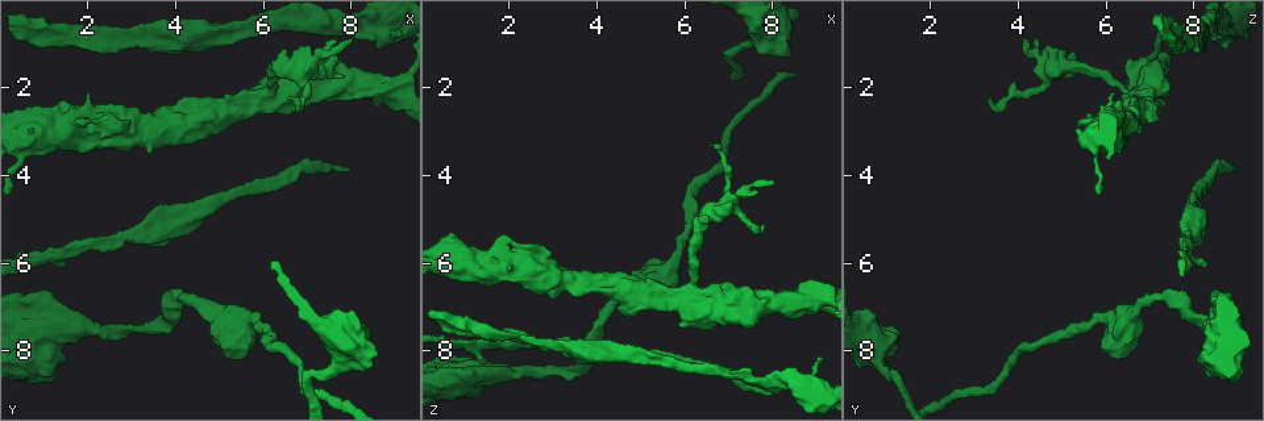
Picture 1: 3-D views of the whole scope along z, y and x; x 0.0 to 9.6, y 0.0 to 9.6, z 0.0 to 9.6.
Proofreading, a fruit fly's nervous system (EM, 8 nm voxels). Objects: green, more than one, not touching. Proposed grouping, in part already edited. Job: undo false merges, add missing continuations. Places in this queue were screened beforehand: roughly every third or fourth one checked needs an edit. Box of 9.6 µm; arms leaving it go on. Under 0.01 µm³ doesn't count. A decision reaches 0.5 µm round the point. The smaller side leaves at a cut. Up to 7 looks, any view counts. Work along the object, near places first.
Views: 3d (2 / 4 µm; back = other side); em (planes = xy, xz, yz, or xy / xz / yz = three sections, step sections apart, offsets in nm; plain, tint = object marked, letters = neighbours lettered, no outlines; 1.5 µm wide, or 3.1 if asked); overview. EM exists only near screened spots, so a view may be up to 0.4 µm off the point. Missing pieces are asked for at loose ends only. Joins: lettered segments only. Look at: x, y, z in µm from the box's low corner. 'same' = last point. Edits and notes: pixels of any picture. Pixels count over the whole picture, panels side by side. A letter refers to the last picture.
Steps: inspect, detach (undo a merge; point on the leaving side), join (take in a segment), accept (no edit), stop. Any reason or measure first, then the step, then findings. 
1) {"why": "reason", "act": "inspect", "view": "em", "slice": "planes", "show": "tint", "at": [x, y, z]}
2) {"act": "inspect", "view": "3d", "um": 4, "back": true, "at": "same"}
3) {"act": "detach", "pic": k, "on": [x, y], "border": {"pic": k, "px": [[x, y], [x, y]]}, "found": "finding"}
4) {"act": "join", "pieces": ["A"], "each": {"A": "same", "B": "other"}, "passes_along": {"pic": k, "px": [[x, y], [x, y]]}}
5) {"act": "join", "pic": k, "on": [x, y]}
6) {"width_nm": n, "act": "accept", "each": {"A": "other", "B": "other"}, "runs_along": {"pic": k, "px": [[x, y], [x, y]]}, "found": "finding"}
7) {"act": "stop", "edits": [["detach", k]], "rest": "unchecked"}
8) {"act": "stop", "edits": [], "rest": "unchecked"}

{"why": "calibre changes", "act": "inspect", "view": "em", "slice": "yz", "step": 8, "show": "tint", "at": [3.40, 5.35, 7.85]}

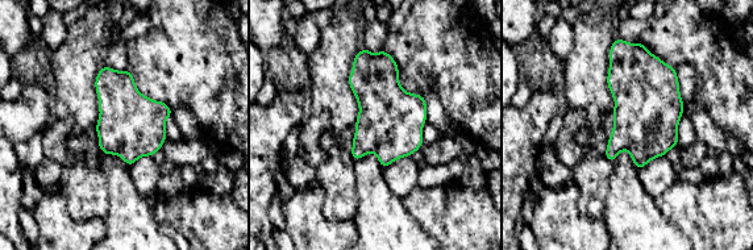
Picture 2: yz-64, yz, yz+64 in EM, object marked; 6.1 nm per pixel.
{"why": "cut it another way", "act": "inspect", "view": "em", "slice": "planes", "show": "letters", "at": "same"}

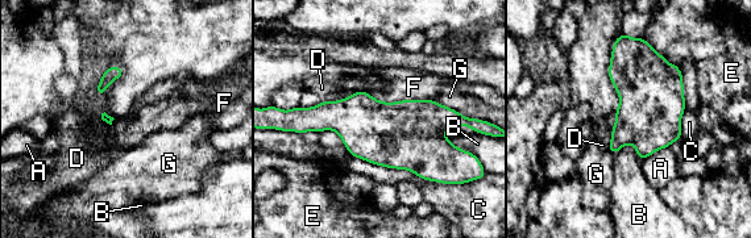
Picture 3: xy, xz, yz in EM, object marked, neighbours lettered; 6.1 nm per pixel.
{"width_nm": 400, "act": "accept", "each": {"A": "other", "B": "other", "C": "other", "D": "other", "E": "other", "F": "other", "G": "other"}, "found": "one cell here"}

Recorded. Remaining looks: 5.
{"why": "free end", "act": "inspect", "view": "em", "slice": "xy", "step": 4, "show": "letters", "at": [3.70, 1.20, 8.20]}

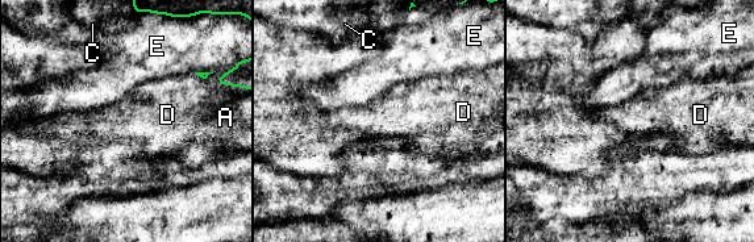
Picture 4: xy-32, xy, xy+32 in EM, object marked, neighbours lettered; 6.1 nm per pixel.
{"act": "inspect", "view": "em", "slice": "planes", "show": "letters", "at": "same"}

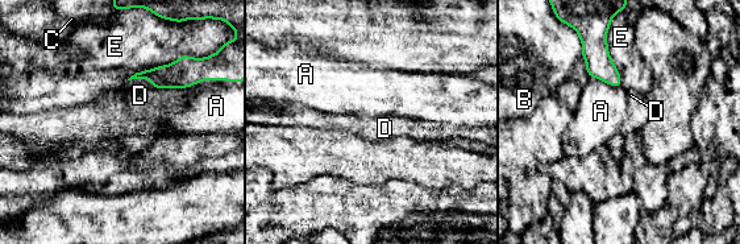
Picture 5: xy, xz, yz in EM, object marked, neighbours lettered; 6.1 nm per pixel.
{"act": "accept", "each": {"A": "other", "B": "other", "C": "other", "D": "other", "E": "other"}, "found": "none of them fits"}

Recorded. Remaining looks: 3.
{"why": "a fork", "act": "inspect", "view": "em", "slice": "planes", "show": "tint", "at": [2.00, 0.95, 7.65]}

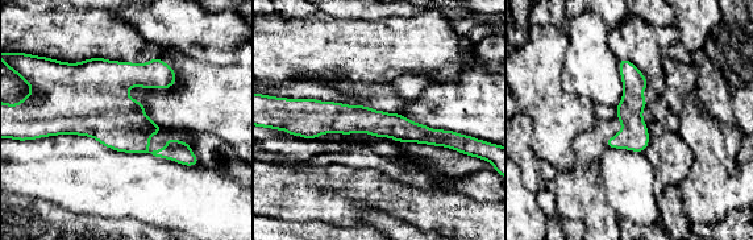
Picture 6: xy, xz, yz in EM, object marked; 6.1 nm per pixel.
{"act": "inspect", "view": "em", "slice": "planes", "show": "letters", "at": "same"}

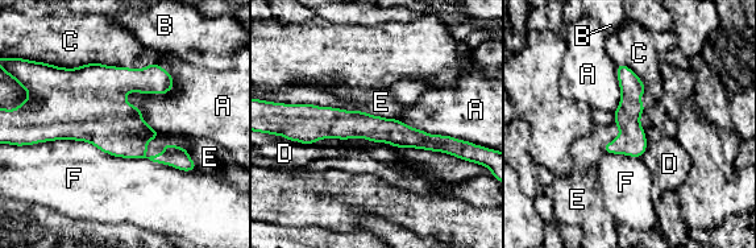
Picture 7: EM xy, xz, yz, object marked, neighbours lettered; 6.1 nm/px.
{"act": "accept", "each": {"A": "other", "B": "other", "C": "other", "D": "other", "E": "other", "F": "other"}, "found": "one cell here"}

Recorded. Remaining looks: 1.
{"act": "stop", "edits": [], "rest": "unchecked"}

